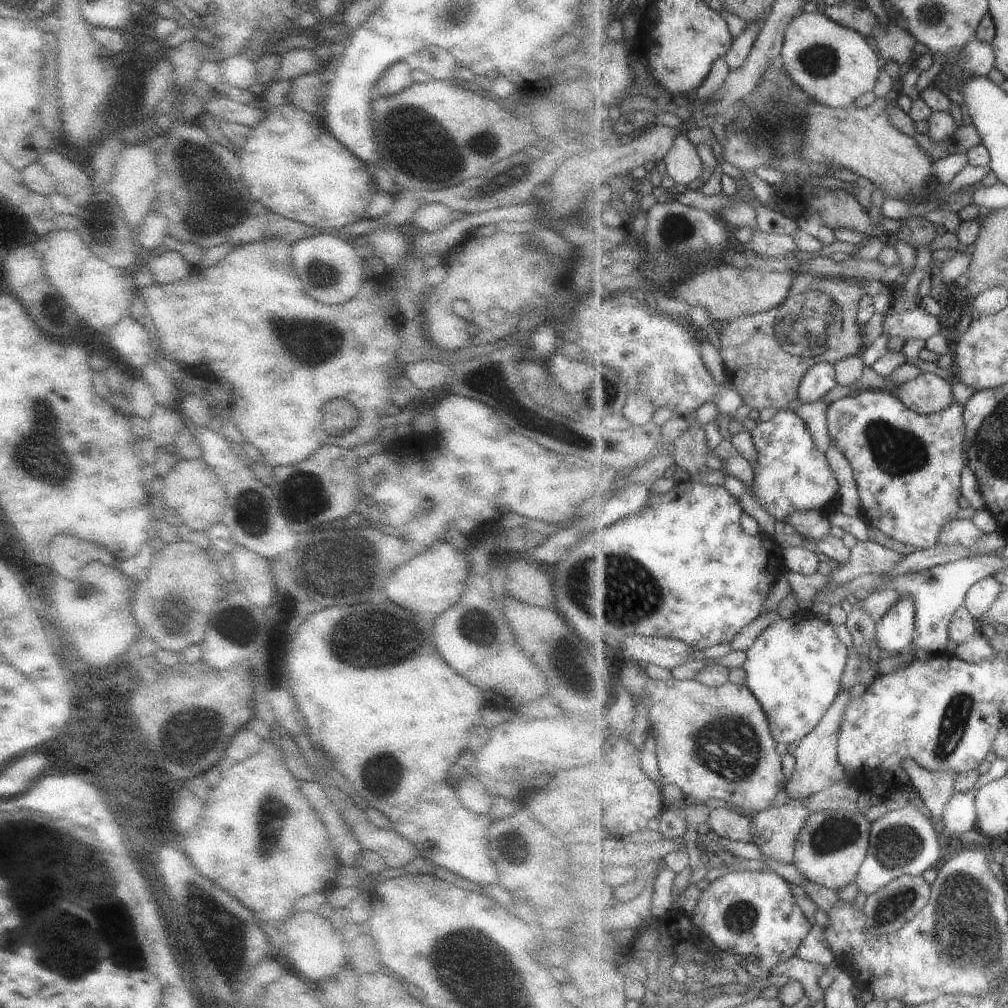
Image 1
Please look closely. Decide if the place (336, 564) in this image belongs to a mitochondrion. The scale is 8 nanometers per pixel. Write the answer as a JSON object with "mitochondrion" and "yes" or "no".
{"mitochondrion":"yes"}

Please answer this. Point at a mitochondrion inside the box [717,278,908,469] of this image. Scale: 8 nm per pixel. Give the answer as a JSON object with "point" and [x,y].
{"point":[810,327]}

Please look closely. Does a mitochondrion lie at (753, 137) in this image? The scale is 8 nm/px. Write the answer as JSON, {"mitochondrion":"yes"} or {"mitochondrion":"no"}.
{"mitochondrion":"yes"}

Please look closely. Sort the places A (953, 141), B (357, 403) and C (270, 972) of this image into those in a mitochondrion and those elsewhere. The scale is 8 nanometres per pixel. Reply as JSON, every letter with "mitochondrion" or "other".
{"A":"other","B":"other","C":"other"}

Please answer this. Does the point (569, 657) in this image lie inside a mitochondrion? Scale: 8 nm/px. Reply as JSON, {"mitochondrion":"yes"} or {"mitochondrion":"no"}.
{"mitochondrion":"yes"}

